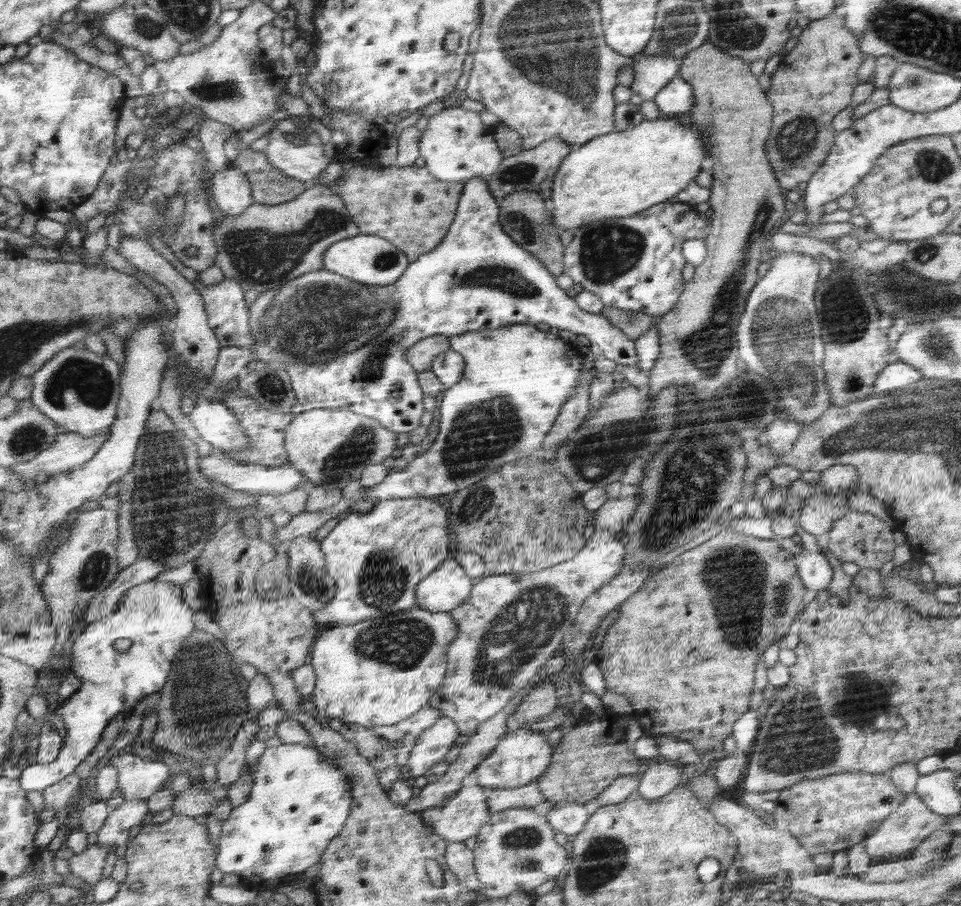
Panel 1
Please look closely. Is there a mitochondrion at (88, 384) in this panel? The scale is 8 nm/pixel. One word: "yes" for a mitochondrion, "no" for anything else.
yes

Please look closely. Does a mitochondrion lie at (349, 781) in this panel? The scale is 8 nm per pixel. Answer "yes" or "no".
no

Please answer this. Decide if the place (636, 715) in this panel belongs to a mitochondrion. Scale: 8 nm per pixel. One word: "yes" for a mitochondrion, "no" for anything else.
no

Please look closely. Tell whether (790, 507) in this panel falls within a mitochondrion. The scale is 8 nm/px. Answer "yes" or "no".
no

